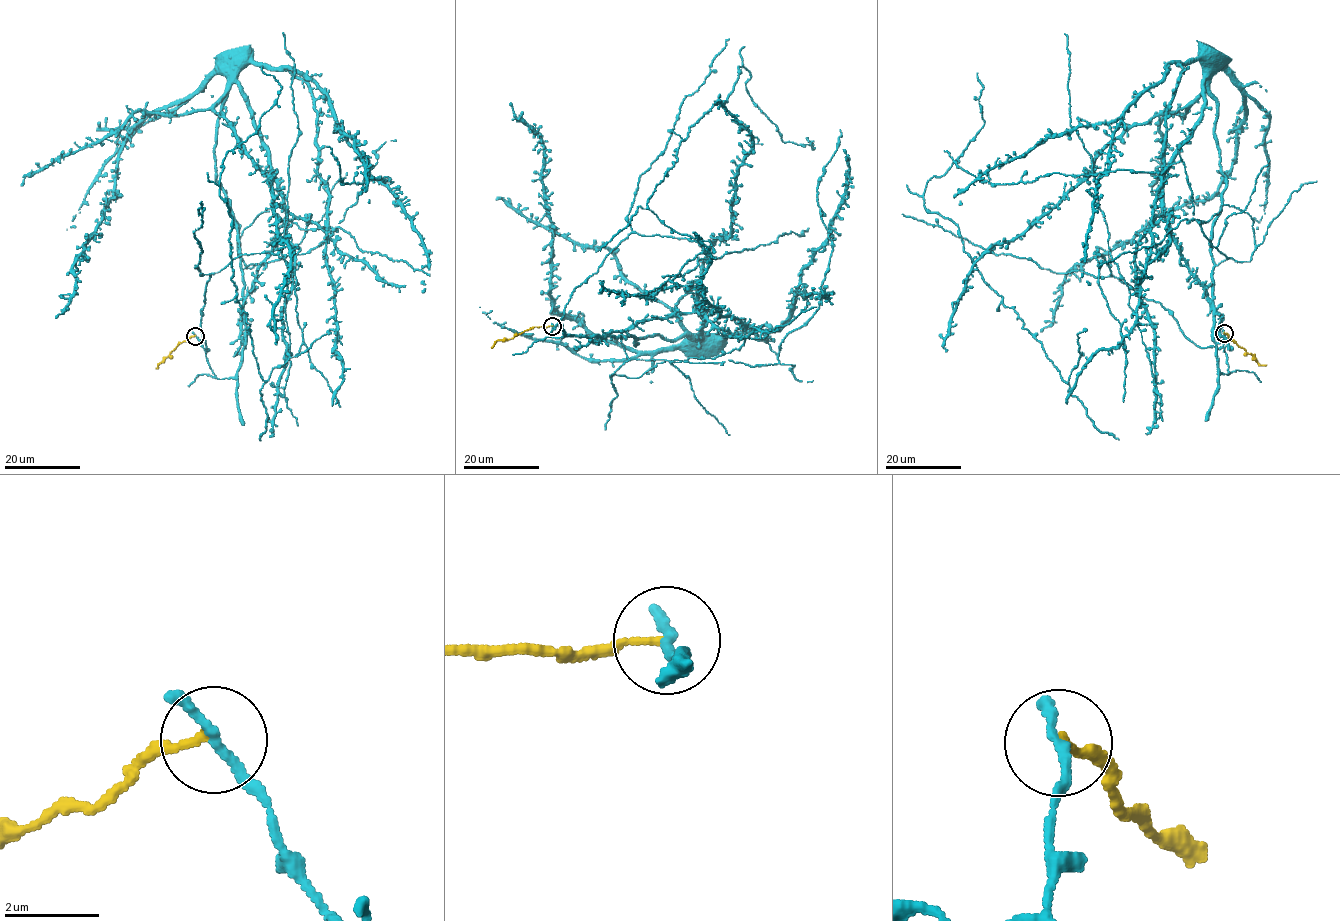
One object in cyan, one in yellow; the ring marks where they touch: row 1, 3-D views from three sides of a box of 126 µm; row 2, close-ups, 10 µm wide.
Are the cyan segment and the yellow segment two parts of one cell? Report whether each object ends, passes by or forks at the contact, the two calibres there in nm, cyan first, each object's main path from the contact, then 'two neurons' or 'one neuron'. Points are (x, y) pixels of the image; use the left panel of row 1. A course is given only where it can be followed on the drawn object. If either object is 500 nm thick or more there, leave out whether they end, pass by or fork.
cyan passes by | yellow ends | 180/150 nm | cyan via (196, 335), (234, 377), (244, 282), (216, 123), (246, 65), (283, 67), (312, 95), (329, 199), (332, 406) | yellow via (196, 335), (179, 343), (156, 368) | two neurons

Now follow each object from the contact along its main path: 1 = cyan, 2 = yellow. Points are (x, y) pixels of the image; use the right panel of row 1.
1: (1223, 333), (1211, 247), (1226, 180), (1194, 58), (1166, 116), (1136, 320), (1067, 404)
2: (1223, 333), (1253, 355), (1260, 365), (1266, 365)

